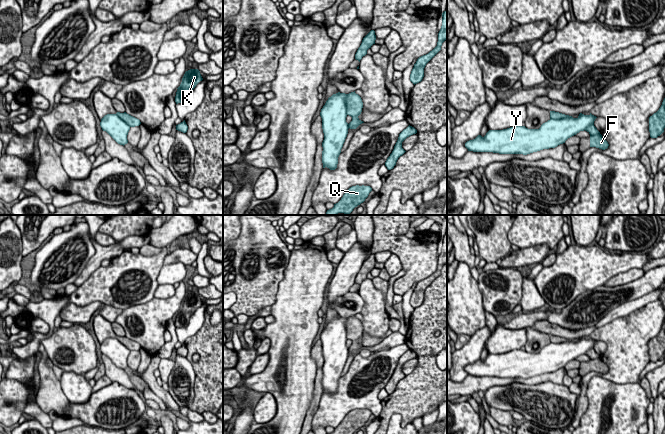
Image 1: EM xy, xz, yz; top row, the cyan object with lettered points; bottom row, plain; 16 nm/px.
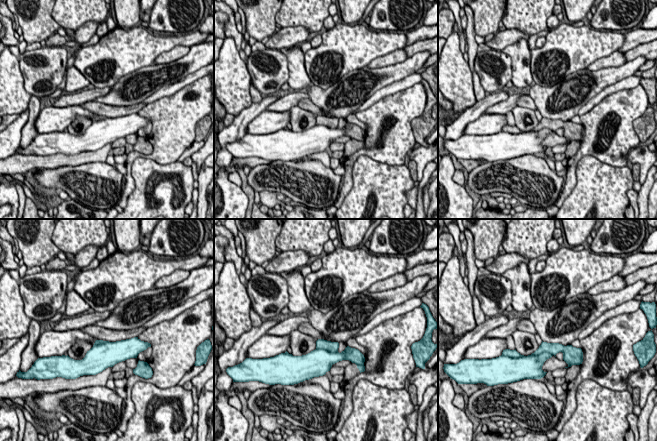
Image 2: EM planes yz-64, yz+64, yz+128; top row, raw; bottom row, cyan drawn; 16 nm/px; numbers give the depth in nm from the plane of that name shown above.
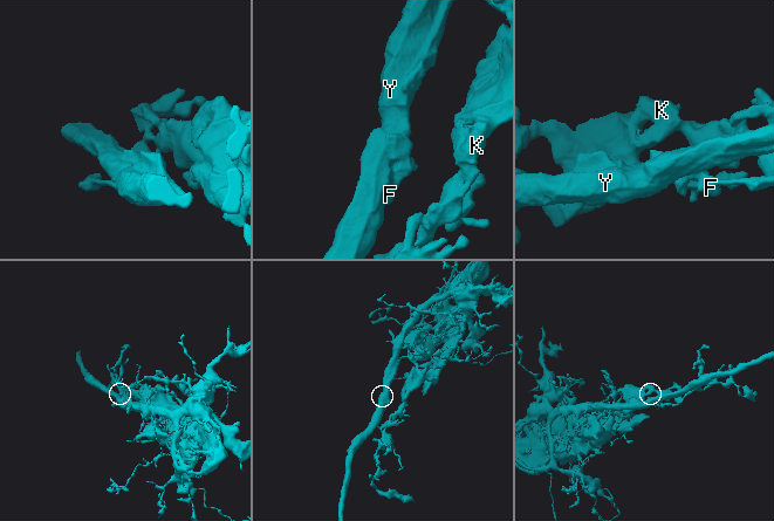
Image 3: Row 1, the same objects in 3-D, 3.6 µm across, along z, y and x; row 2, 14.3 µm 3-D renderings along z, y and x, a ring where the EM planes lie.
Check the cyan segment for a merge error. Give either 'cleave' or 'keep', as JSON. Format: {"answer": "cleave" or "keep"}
{"answer": "cleave"}

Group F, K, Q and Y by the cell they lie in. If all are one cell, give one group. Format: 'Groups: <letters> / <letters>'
Groups: F K Q / Y

